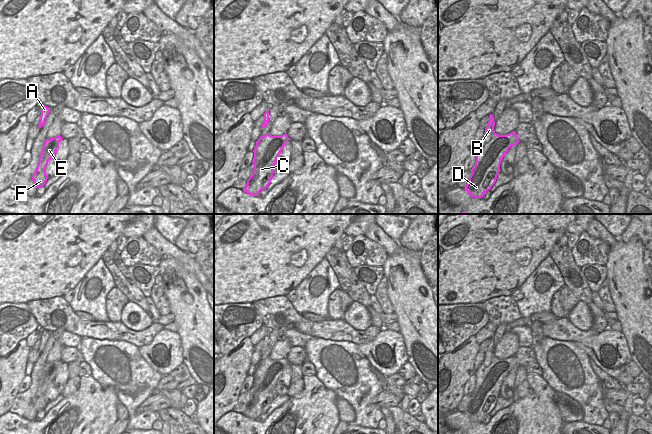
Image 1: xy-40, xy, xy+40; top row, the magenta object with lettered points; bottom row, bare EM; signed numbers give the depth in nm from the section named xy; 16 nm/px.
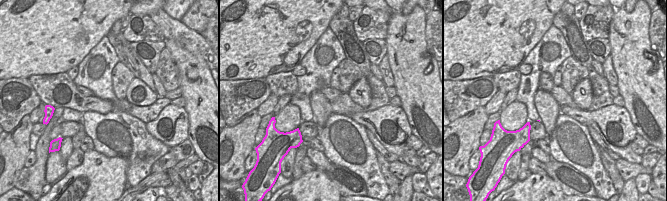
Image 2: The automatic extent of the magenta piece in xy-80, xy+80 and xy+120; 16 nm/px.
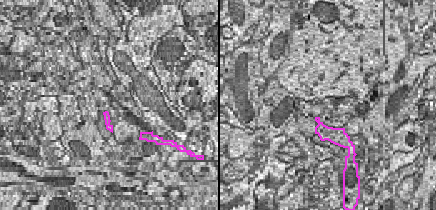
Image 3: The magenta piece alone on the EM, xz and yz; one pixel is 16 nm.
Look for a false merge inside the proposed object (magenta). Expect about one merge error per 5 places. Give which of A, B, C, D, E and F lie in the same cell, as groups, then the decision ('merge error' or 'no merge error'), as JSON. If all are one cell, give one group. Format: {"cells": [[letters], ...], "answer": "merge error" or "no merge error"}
{"cells": [["A", "B", "C", "D", "E", "F"]], "answer": "no merge error"}

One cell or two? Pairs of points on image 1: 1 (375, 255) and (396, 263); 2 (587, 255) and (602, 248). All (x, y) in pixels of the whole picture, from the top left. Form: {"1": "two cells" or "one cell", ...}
{"1": "two cells", "2": "one cell"}

